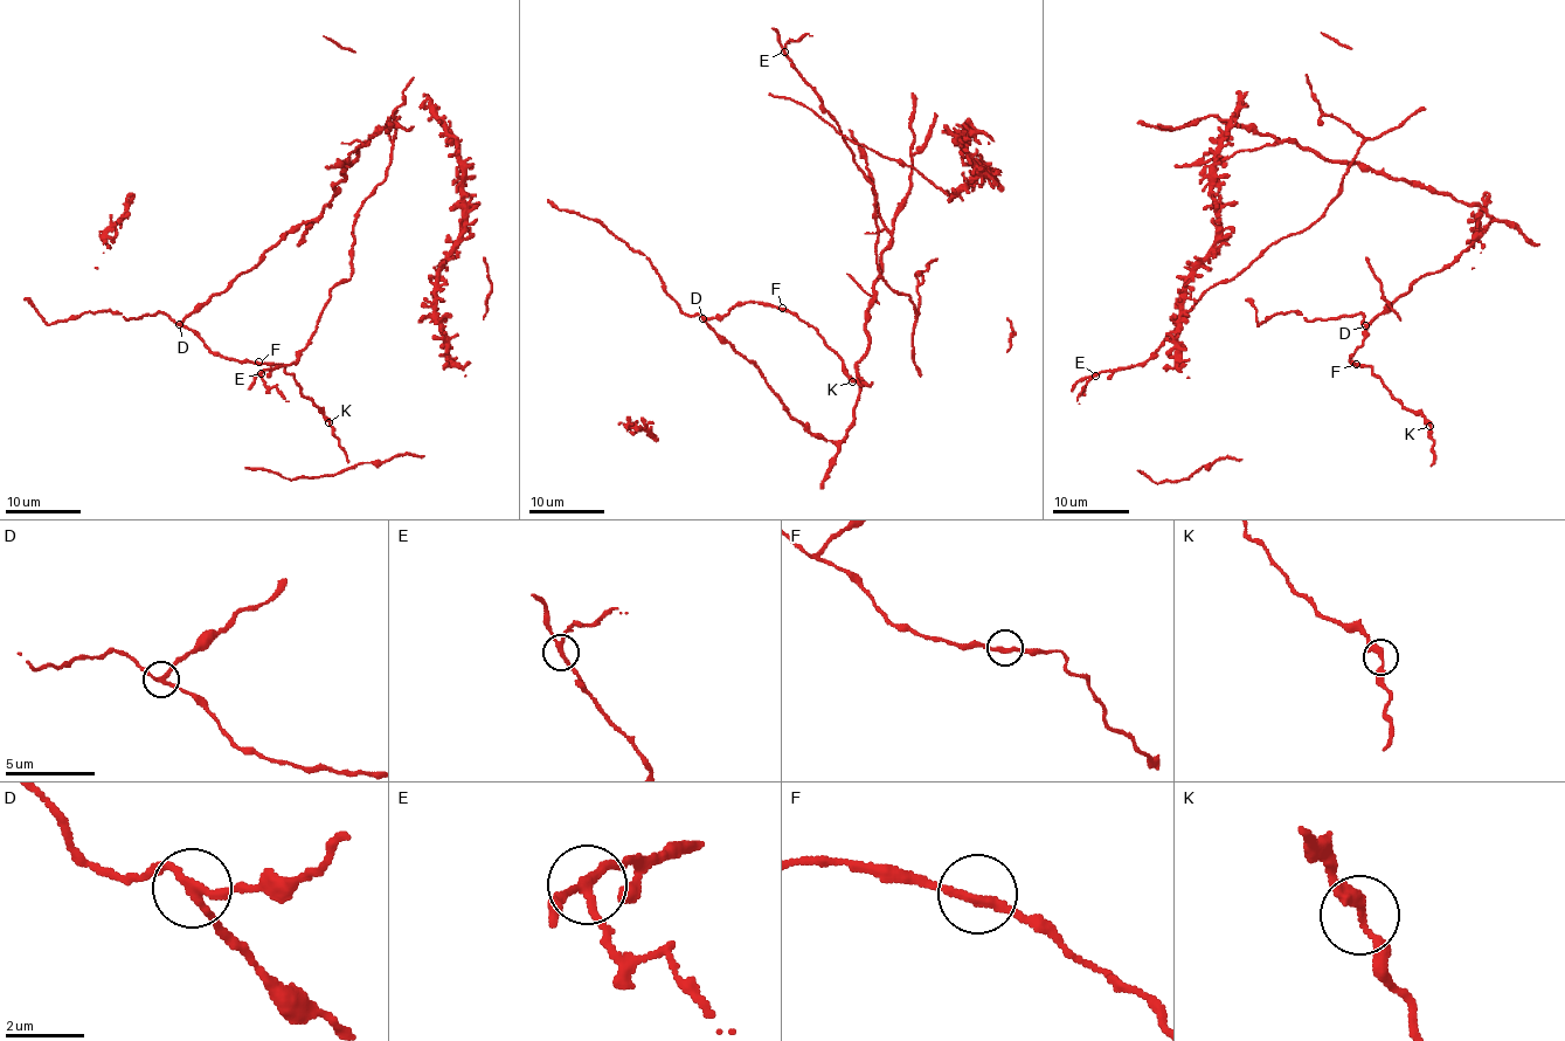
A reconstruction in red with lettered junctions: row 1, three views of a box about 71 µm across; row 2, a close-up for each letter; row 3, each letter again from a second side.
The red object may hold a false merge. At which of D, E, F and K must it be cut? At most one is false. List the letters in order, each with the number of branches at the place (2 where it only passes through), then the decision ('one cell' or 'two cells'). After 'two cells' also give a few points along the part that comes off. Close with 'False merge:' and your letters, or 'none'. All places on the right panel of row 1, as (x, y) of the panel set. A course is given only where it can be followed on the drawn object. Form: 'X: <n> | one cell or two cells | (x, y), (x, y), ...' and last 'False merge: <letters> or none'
D: 3 | two cells | (1365, 325), (1417, 280), (1444, 270), (1467, 249), (1491, 220), (1483, 211), (1212, 115), (1176, 129), (1137, 121)
E: 3 | one cell
F: 2 | one cell
K: 2 | one cell
False merge: D

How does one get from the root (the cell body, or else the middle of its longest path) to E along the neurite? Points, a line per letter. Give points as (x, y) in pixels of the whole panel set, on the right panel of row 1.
E: (1341, 184), (1341, 192), (1320, 219), (1304, 229), (1268, 245), (1233, 277), (1214, 283), (1148, 360), (1095, 376)

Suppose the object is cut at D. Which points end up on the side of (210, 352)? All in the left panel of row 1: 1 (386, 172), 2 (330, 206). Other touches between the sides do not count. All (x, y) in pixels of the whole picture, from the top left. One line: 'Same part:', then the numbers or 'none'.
Same part: 1

